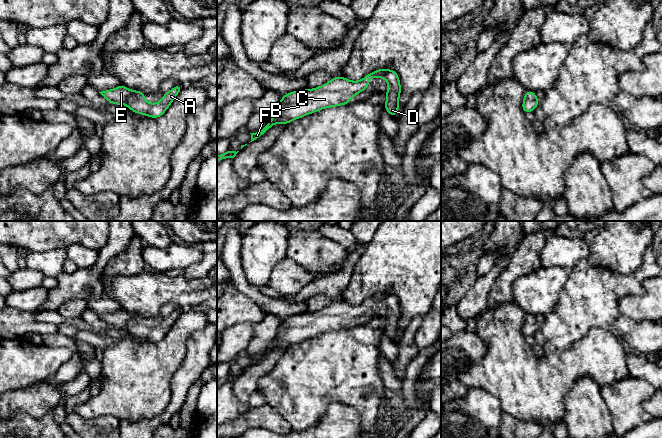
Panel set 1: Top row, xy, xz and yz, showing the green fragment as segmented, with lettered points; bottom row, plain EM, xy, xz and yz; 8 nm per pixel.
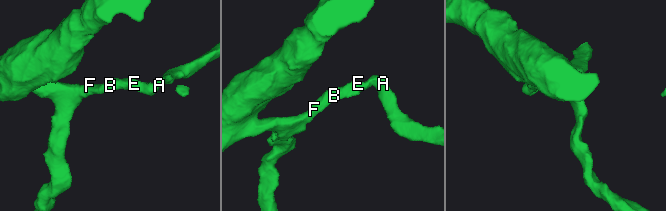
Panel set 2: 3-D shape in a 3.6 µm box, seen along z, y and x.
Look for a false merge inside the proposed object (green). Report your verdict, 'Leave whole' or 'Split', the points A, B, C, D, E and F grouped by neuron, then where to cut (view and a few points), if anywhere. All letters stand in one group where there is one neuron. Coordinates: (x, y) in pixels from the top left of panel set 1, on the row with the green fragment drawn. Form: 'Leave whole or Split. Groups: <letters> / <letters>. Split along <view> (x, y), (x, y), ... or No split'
Leave whole. Groups: A B C D E F. No split

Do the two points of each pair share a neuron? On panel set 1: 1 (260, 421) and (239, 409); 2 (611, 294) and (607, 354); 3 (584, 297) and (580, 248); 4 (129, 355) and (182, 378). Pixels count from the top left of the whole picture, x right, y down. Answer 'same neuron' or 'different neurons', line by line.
1: different neurons
2: different neurons
3: different neurons
4: different neurons

